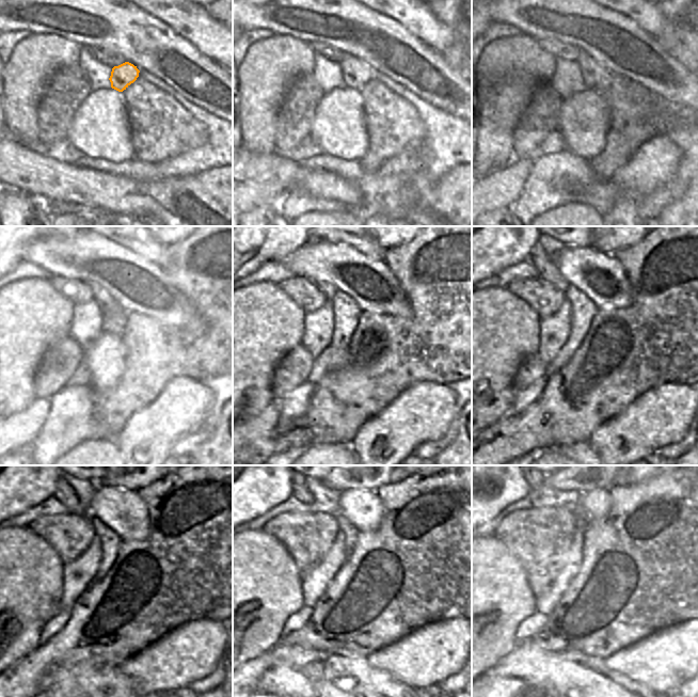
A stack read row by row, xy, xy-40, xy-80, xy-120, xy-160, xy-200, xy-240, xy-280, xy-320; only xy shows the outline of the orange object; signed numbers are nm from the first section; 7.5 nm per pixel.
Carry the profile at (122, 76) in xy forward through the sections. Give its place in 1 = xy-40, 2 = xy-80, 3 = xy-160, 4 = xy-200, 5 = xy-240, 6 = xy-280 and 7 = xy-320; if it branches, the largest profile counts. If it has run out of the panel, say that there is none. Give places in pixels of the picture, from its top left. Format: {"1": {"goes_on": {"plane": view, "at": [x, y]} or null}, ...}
{"1": {"goes_on": {"plane": "xy-40", "at": [357, 73]}}, "2": {"goes_on": {"plane": "xy-80", "at": [595, 76]}}, "3": {"goes_on": {"plane": "xy-160", "at": [328, 288]}}, "4": {"goes_on": {"plane": "xy-200", "at": [544, 263]}}, "5": {"goes_on": {"plane": "xy-240", "at": [63, 493]}}, "6": {"goes_on": {"plane": "xy-280", "at": [300, 490]}}, "7": {"goes_on": {"plane": "xy-320", "at": [535, 487]}}}

